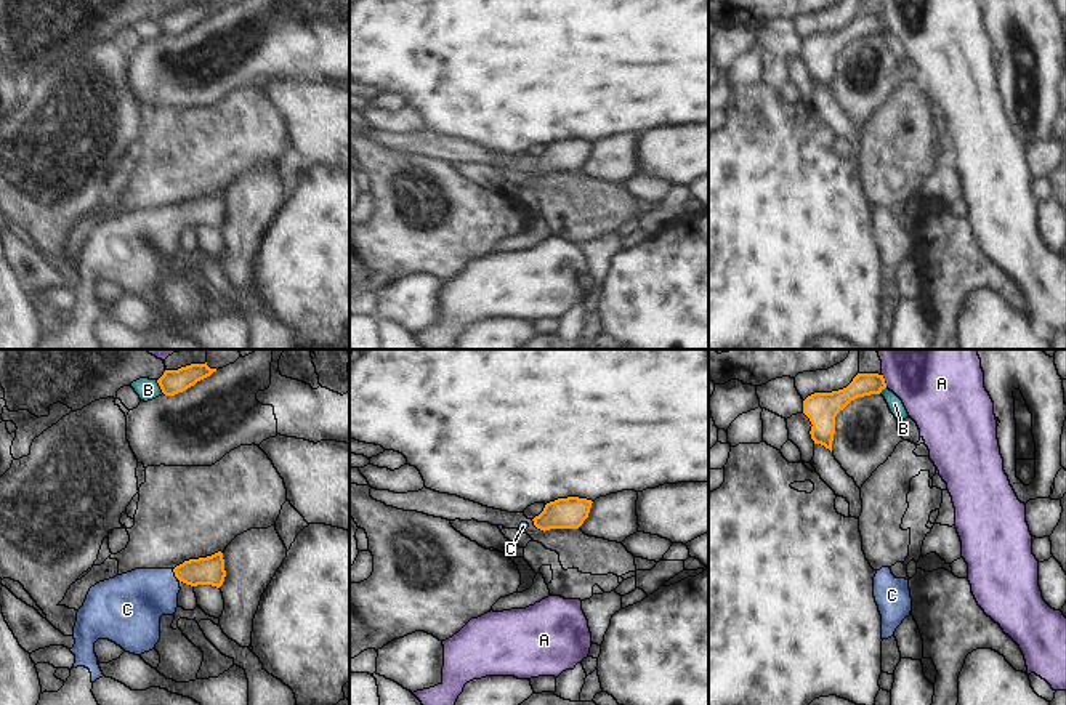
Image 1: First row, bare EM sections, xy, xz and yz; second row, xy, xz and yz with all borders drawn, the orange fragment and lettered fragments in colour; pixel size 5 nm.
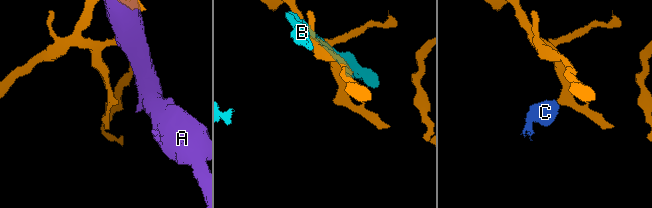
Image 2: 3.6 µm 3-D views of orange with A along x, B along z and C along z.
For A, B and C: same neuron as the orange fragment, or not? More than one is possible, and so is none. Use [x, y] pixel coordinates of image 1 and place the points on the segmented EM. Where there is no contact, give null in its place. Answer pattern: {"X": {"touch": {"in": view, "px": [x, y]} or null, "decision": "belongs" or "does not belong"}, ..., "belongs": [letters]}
{"A": {"touch": {"in": "yz", "px": [884, 380]}, "decision": "does not belong"}, "B": {"touch": {"in": "xy", "px": [159, 385]}, "decision": "does not belong"}, "C": {"touch": {"in": "xy", "px": [175, 574]}, "decision": "belongs"}, "belongs": ["C"]}

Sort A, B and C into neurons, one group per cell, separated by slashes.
A / B / C

